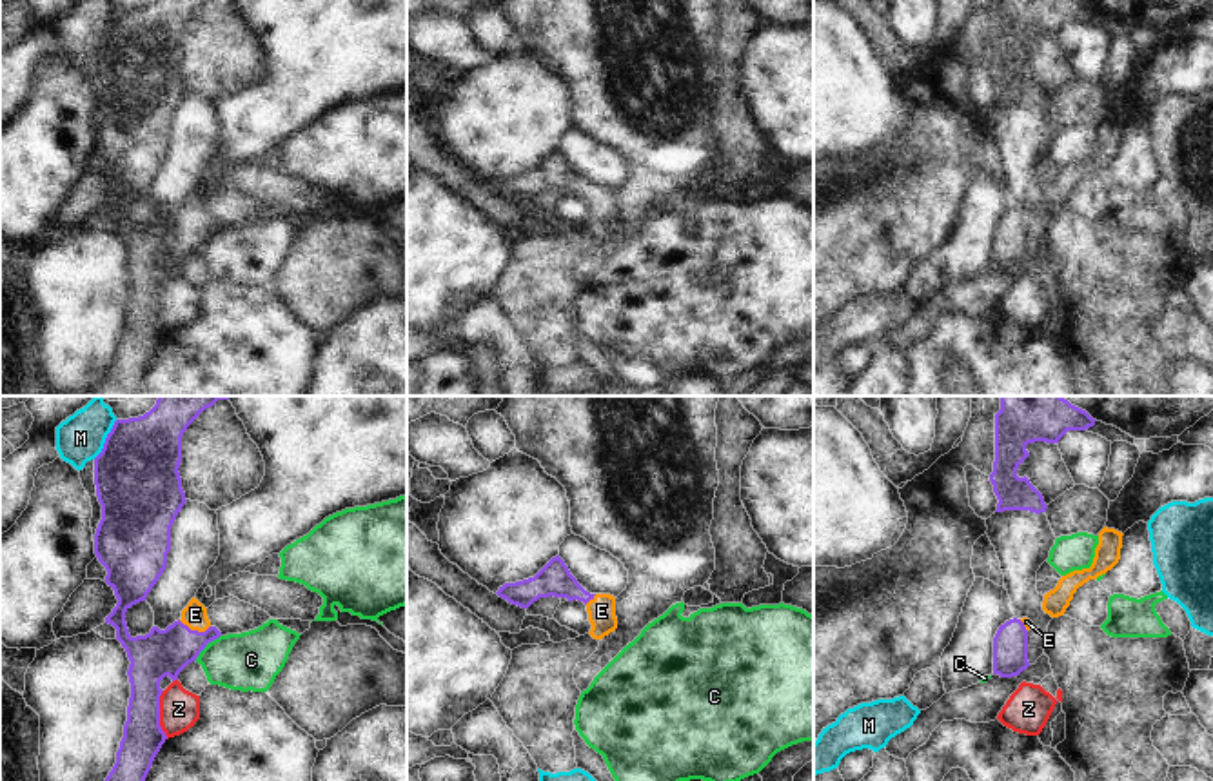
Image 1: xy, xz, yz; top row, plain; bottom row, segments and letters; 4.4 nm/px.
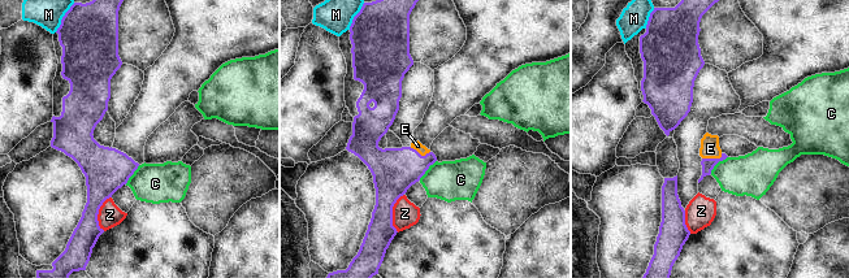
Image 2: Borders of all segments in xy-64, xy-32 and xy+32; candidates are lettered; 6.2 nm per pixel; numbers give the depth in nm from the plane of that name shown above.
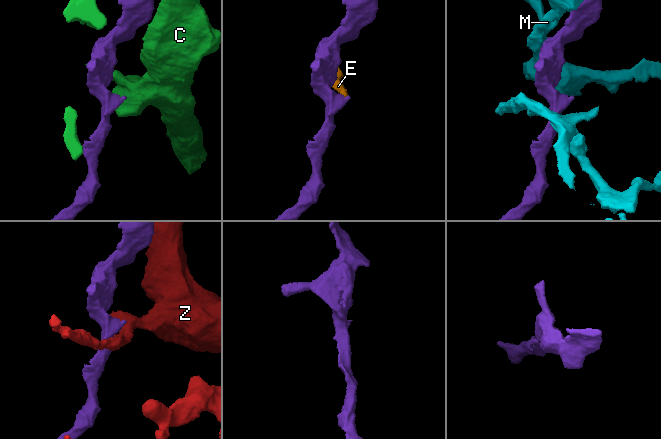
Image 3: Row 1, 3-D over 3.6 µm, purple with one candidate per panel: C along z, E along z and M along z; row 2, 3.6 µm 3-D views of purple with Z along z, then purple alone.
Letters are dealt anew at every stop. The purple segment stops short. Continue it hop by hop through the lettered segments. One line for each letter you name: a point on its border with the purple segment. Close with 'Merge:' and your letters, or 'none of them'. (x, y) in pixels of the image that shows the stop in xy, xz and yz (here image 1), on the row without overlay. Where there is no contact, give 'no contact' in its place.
E: xy (195, 224)
Merge: E

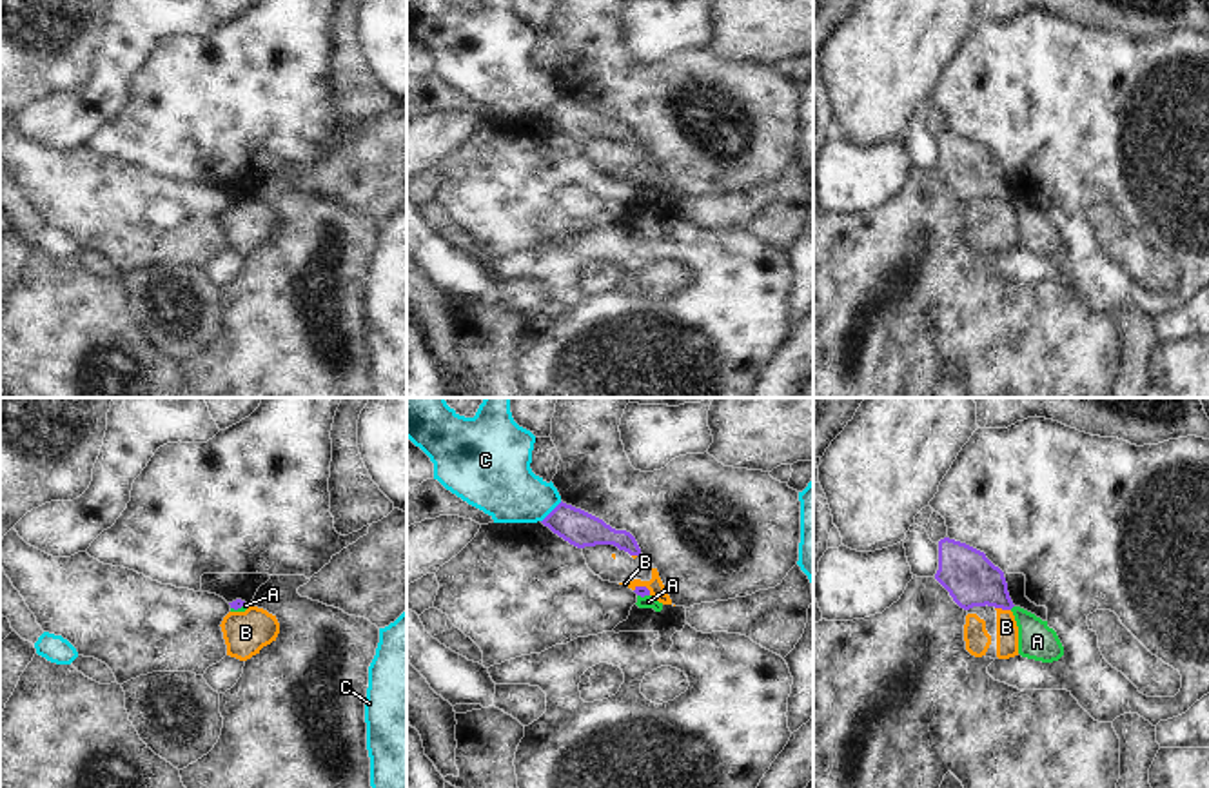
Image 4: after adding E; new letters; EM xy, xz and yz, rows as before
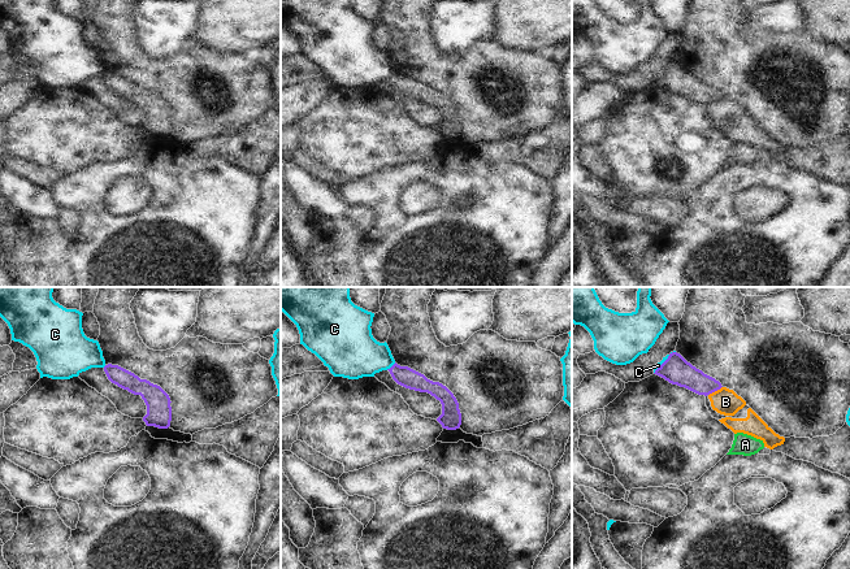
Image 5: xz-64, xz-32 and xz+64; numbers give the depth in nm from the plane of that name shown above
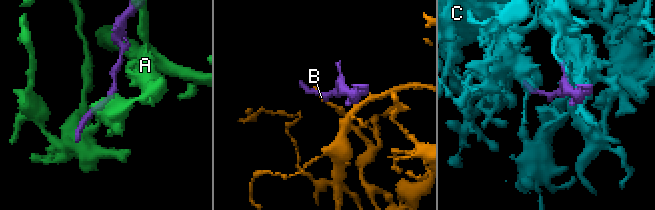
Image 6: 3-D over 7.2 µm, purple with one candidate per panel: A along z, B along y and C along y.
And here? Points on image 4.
Merge: none of them

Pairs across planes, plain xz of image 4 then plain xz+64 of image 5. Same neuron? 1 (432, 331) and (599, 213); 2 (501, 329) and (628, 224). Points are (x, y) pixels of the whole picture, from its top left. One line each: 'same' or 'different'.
1: different
2: different

